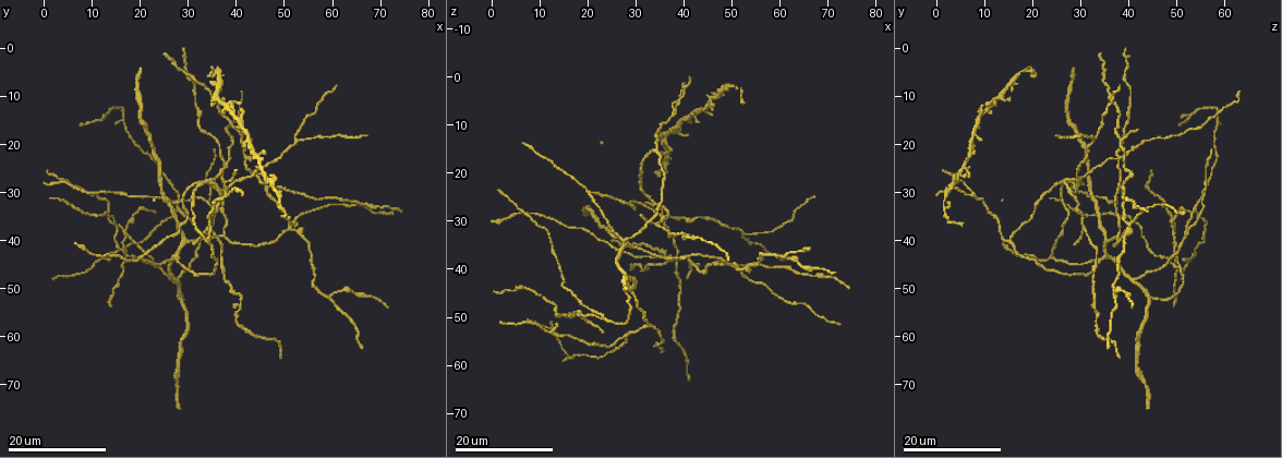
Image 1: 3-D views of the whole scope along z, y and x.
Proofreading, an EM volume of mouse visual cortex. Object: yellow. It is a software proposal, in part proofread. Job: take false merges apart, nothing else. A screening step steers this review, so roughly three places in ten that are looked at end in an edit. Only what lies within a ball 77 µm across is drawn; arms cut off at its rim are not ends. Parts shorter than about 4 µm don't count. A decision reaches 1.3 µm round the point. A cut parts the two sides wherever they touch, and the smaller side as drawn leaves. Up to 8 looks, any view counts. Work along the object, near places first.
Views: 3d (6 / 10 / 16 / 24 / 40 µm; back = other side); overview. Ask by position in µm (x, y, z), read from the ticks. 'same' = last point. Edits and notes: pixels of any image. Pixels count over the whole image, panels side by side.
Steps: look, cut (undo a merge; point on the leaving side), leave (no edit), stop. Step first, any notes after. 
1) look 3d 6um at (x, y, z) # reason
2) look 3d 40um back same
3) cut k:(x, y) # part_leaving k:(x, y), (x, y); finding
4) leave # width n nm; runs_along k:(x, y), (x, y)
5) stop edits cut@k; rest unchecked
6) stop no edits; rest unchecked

look 3d 24um at (33.0, 39.0, 51.5) # a fork

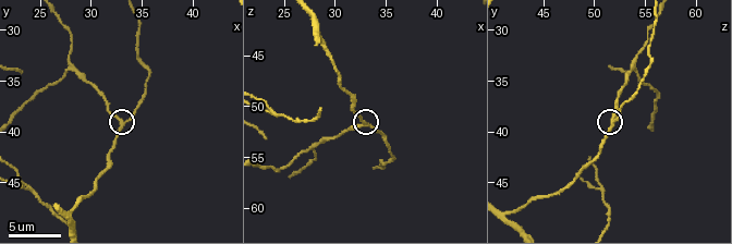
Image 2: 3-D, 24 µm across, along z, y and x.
look 3d 10um at (33.0, 39.0, 51.6) # zoom in

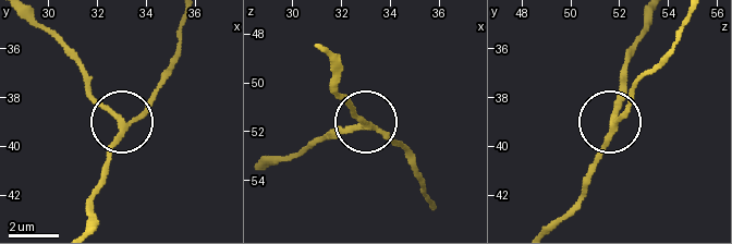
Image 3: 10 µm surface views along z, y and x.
leave # width 210 nm; runs_along 3:(327, 56), (355, 113), (414, 154); all the same cell

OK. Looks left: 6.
look 3d 24um at (36.5, 33.0, 37.0) # a fork

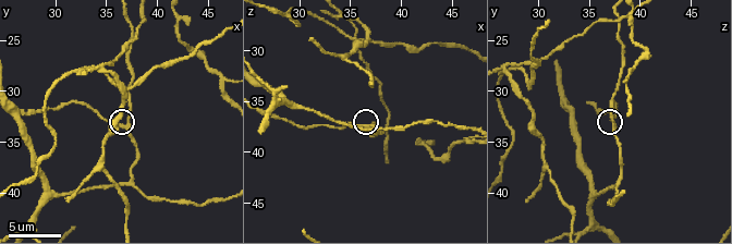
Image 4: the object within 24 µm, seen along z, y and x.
look 3d 6um at (36.8, 33.4, 37.2)

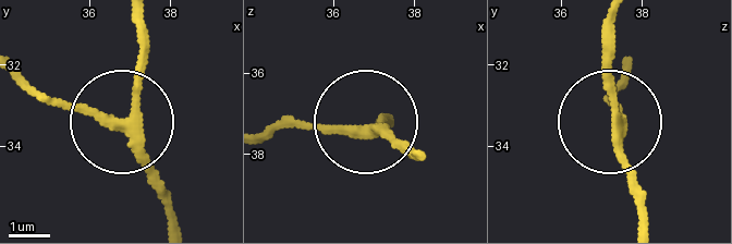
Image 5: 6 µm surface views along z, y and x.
leave # arms 3; runs_along 5:(637, 221), (637, 190), (617, 148), (606, 23); one cell here

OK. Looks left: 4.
look 3d 24um at (51.5, 38.0, 40.0) # four or more arms meet

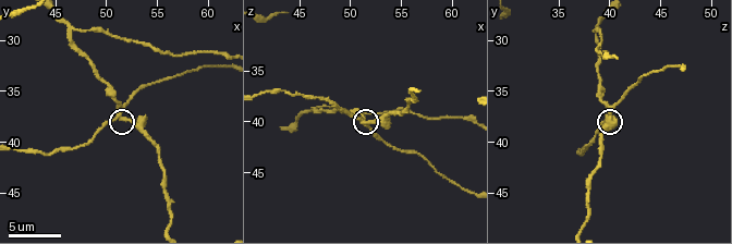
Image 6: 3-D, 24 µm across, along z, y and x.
look 3d 6um at (51.2, 37.6, 39.8)

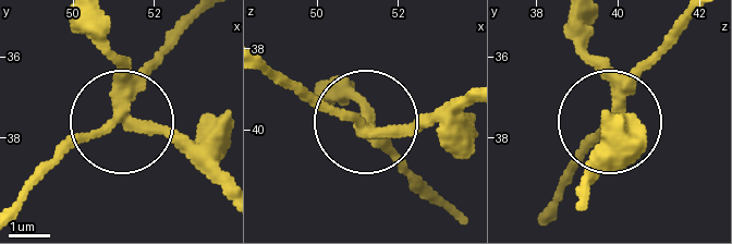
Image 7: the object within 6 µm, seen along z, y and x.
cut 7:(171, 136) # side_arm 35 um; part_leaving 7:(121, 88), (108, 19); two cells meet here

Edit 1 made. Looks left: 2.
stop edits cut@7; rest unchecked

